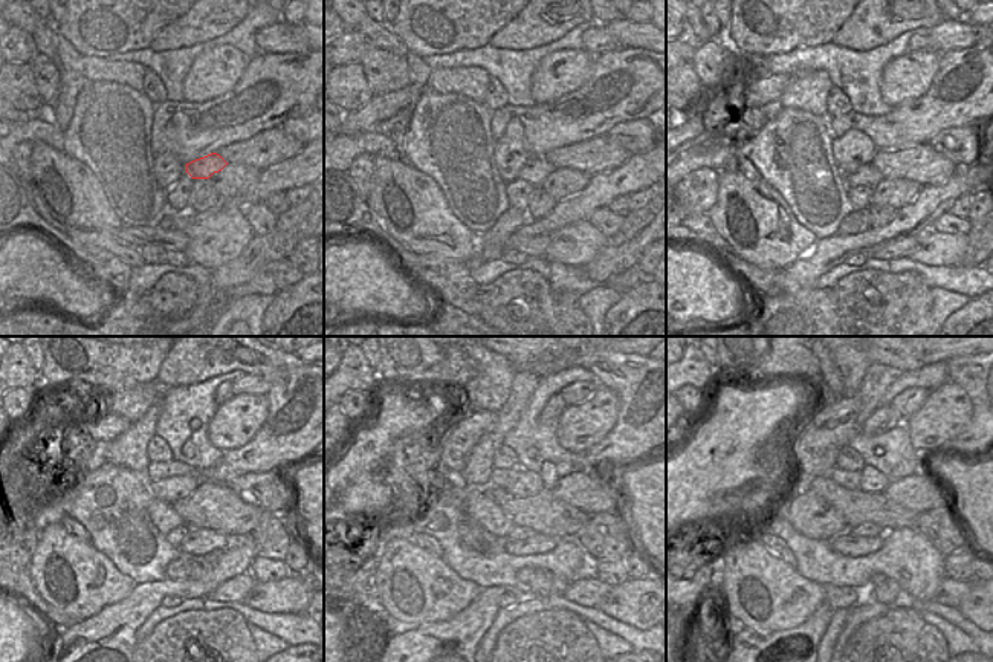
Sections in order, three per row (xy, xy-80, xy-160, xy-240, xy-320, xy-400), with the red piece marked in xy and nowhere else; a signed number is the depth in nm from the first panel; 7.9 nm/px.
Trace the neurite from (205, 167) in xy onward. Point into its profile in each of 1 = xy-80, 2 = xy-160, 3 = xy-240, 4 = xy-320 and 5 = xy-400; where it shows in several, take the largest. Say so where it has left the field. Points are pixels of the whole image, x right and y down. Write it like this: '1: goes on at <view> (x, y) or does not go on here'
1: goes on at xy-80 (535, 170)
2: goes on at xy-160 (868, 175)
3: goes on at xy-240 (162, 515)
4: goes on at xy-320 (489, 515)
5: goes on at xy-400 (808, 514)

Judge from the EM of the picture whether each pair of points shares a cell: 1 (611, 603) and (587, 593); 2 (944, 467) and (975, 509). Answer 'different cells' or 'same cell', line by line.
1: different cells
2: same cell

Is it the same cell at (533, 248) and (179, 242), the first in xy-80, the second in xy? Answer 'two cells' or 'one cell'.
one cell

